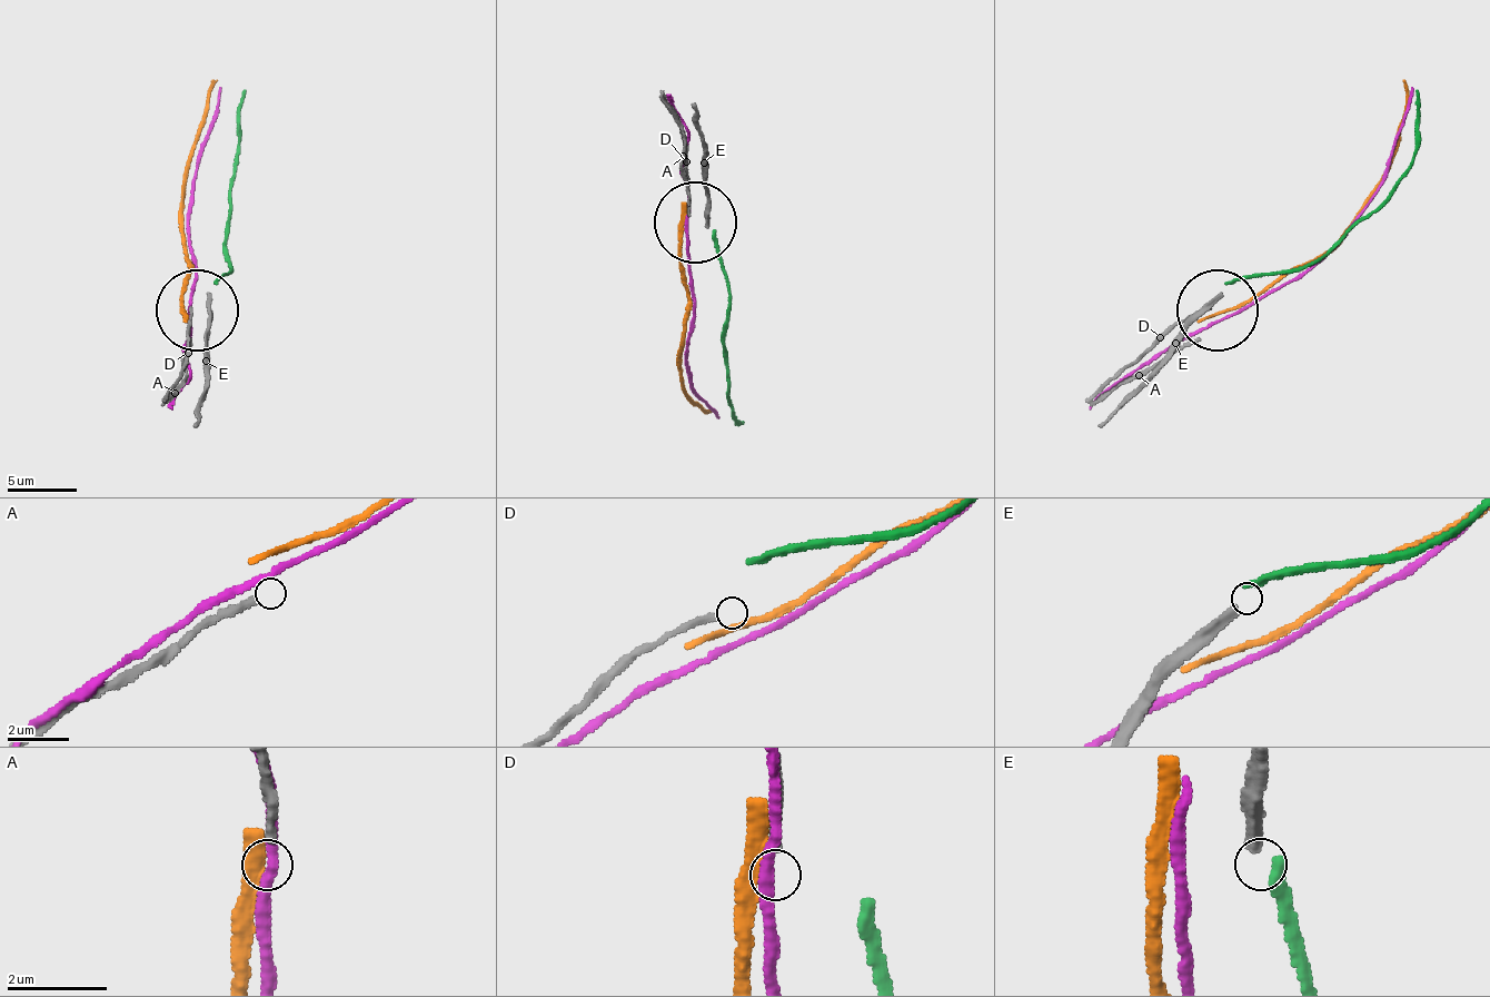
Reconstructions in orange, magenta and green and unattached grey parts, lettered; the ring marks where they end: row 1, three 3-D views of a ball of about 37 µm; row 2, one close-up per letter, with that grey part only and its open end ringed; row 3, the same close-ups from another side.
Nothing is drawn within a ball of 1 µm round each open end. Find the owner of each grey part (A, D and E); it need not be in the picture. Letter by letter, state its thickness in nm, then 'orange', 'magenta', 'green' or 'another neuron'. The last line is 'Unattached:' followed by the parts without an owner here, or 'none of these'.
A: 180 nm thick; another neuron
D: 220 nm thick; another neuron
E: 320 nm thick; another neuron
Unattached: A, D, E

